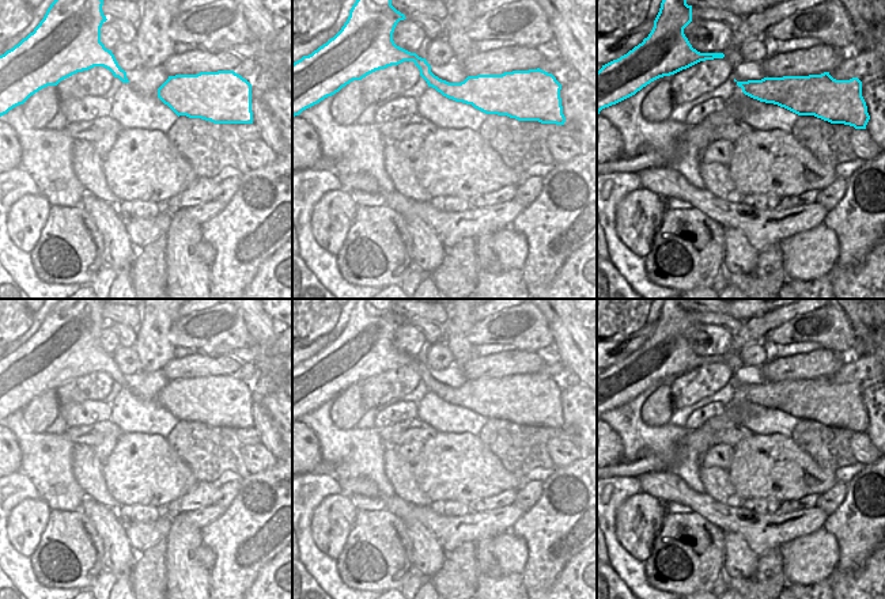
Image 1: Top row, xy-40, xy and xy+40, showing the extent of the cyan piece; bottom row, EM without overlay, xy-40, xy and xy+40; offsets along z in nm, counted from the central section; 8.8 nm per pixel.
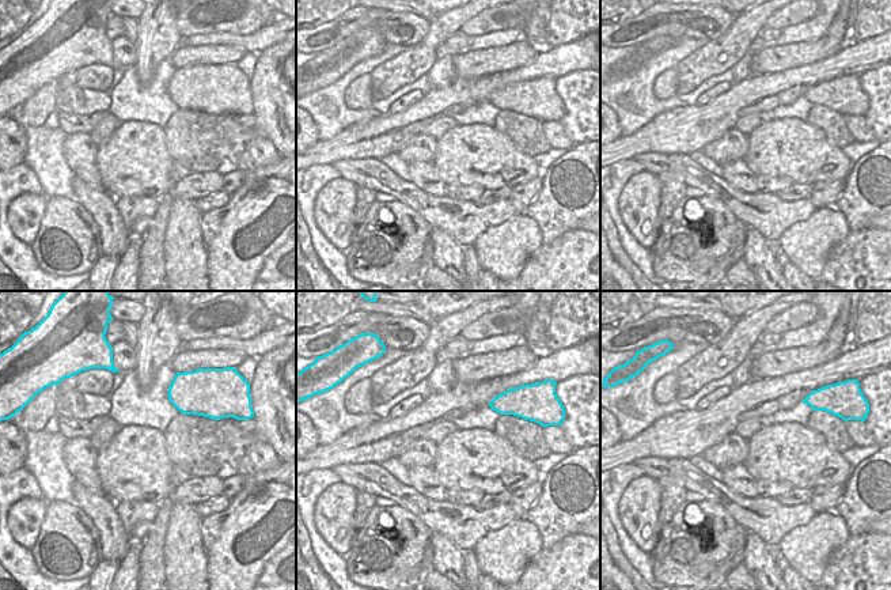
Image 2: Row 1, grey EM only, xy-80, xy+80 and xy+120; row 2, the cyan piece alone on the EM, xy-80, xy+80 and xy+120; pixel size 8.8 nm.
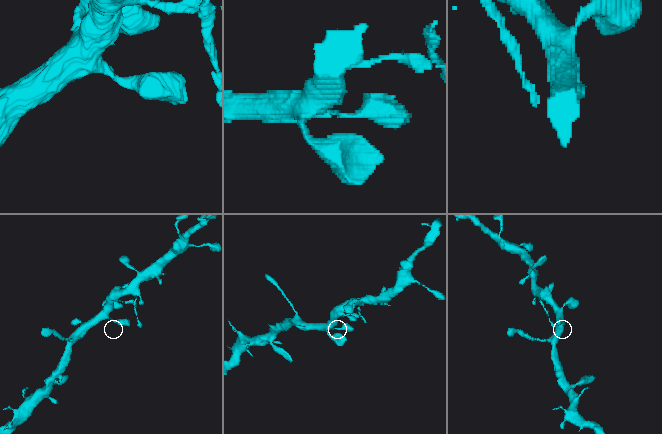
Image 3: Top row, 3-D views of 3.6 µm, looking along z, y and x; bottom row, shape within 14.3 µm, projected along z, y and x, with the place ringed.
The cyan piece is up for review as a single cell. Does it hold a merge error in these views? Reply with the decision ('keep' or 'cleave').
keep

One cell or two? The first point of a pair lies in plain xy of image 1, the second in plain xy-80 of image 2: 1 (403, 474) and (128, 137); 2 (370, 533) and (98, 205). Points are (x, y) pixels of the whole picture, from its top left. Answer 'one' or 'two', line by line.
1: two
2: two

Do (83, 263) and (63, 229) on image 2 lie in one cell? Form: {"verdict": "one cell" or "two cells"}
{"verdict": "one cell"}

